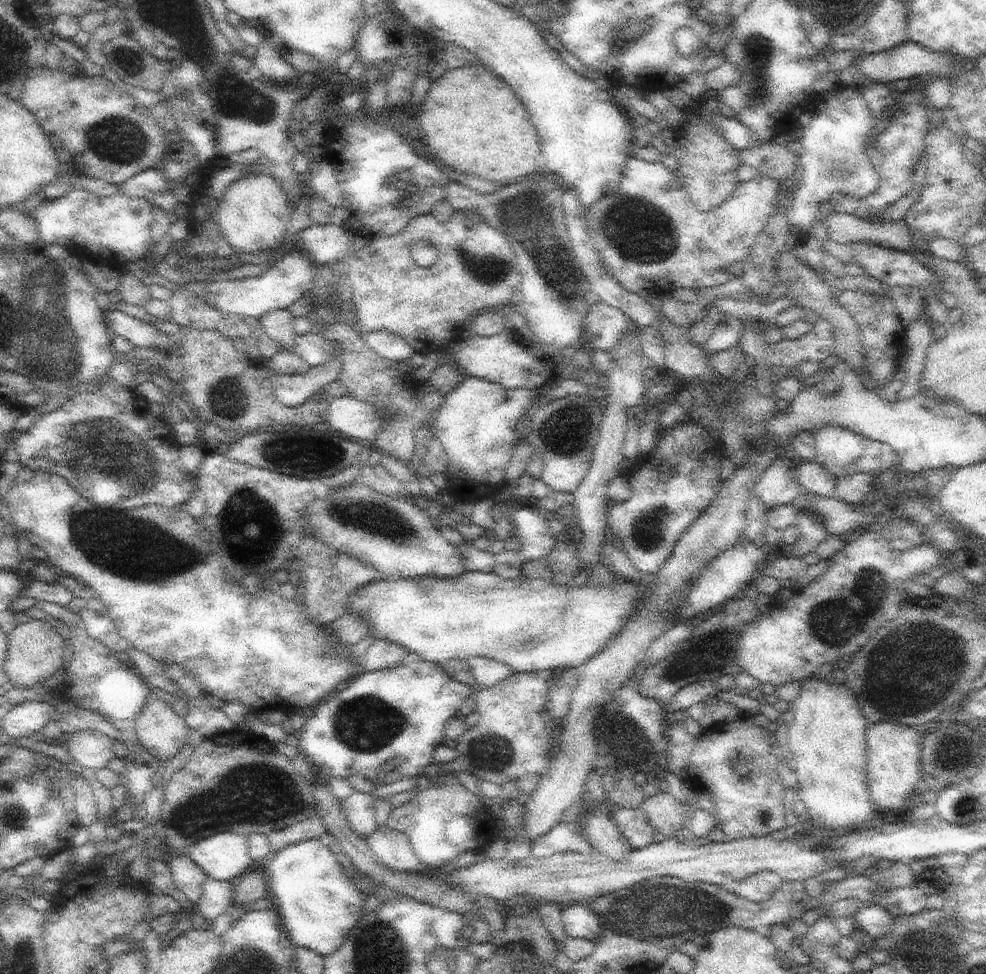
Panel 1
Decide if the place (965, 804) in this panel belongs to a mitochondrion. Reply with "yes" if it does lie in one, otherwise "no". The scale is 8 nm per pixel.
yes

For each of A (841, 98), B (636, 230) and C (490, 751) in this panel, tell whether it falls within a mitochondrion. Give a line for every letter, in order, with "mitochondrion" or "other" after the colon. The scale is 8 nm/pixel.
A: other
B: mitochondrion
C: mitochondrion

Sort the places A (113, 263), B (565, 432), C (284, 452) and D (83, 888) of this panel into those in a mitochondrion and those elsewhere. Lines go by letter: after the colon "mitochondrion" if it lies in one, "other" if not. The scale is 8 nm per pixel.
A: other
B: mitochondrion
C: mitochondrion
D: other

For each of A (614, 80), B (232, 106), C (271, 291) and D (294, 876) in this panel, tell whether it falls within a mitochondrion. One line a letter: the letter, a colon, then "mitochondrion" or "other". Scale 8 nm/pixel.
A: other
B: other
C: other
D: other

